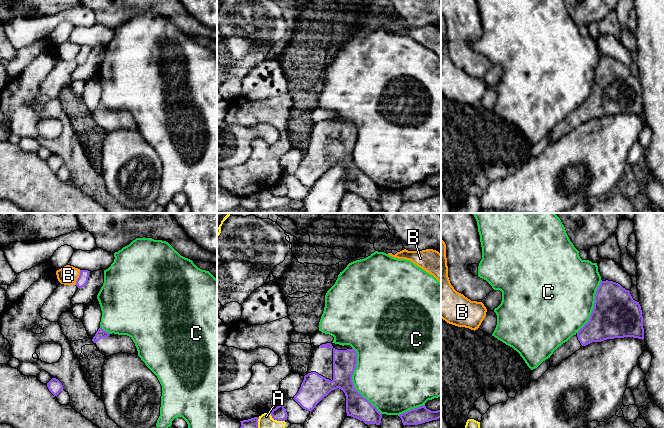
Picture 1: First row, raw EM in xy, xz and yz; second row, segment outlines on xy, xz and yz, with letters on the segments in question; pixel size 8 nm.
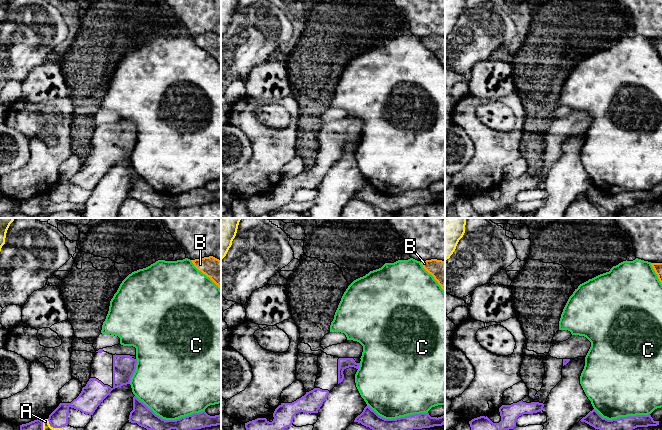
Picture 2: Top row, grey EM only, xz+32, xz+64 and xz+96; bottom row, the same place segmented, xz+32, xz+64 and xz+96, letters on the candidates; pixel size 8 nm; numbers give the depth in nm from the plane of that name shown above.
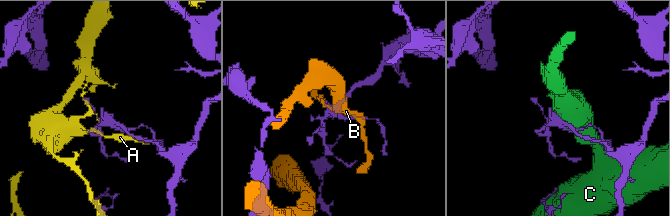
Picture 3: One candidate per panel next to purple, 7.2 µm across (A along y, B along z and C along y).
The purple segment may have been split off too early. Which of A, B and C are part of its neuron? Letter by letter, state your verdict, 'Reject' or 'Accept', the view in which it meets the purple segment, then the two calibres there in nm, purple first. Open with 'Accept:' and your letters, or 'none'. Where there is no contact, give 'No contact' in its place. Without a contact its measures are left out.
Accept: none
A: Reject. Touches purple in xz. Thickness 110 nm (purple) against 140 nm
B: Reject. Touches purple in xy. Thickness 80 nm (purple) against 160 nm
C: Reject. Touches purple in xz. Thickness 190 nm (purple) against 460 nm

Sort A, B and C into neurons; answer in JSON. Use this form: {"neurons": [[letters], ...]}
{"neurons": [["A"], ["B"], ["C"]]}

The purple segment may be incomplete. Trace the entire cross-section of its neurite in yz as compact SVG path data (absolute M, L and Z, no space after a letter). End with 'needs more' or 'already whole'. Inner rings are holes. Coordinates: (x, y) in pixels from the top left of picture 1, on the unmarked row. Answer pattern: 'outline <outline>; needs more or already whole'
outline M601 57L589 97L553 128L550 143L558 141L582 122L624 113L644 115L641 82L620 60Z; needs more

